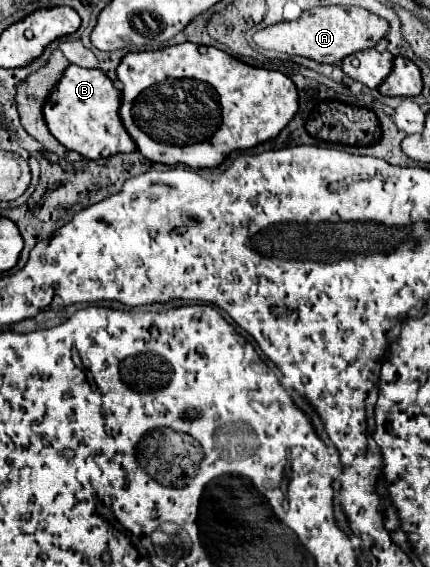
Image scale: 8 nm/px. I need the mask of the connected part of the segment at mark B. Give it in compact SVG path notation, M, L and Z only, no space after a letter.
M68 65L48 95L42 113L48 131L70 151L80 153L84 159L102 159L114 153L130 153L136 149L132 137L120 123L120 97L122 93L100 69L84 69Z

